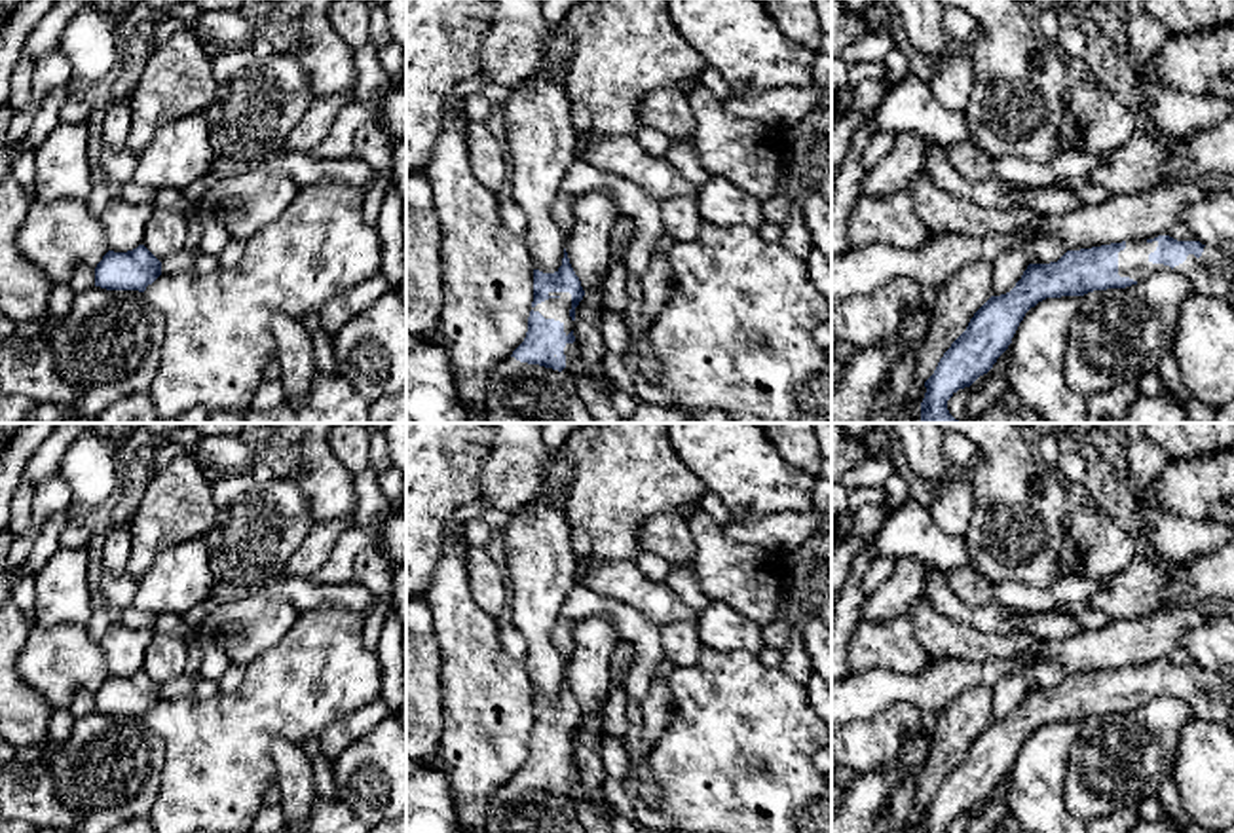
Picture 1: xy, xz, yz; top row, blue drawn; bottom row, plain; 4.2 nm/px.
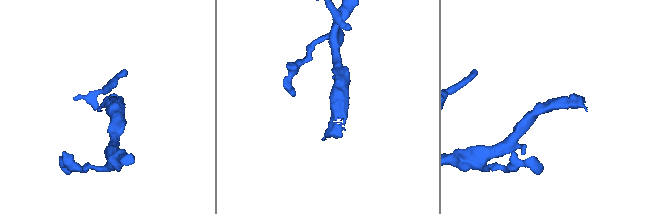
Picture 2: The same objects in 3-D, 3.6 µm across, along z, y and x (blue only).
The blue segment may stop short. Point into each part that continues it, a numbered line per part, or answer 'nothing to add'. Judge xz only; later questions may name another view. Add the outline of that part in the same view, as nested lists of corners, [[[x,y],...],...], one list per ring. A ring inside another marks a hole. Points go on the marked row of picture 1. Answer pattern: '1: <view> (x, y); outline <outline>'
1: xz (555, 308); outline [[[549,292],[549,300],[532,307],[539,311],[545,319],[554,319],[564,324],[566,336],[573,330],[573,321],[570,317],[571,309],[571,294],[570,292]]]

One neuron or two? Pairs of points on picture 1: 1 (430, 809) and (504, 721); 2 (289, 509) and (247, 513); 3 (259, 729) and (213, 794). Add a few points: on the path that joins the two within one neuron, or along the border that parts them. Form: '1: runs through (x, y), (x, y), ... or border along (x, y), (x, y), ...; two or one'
1: border along (448, 782), (452, 792); two
2: runs through (280, 509), (276, 513), (257, 513); one
3: runs through (243, 744), (213, 778); one

